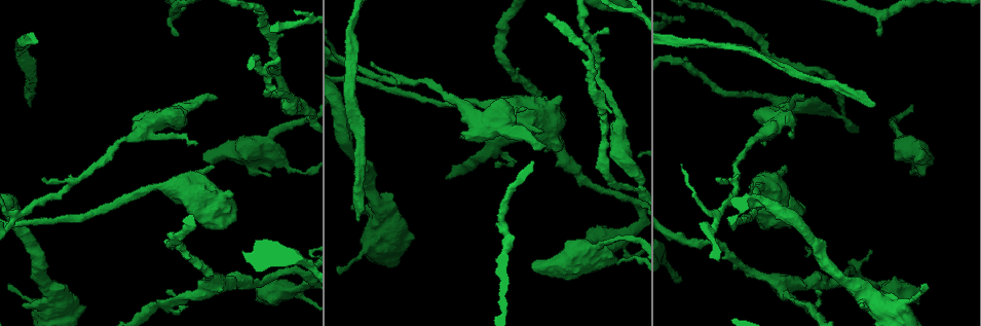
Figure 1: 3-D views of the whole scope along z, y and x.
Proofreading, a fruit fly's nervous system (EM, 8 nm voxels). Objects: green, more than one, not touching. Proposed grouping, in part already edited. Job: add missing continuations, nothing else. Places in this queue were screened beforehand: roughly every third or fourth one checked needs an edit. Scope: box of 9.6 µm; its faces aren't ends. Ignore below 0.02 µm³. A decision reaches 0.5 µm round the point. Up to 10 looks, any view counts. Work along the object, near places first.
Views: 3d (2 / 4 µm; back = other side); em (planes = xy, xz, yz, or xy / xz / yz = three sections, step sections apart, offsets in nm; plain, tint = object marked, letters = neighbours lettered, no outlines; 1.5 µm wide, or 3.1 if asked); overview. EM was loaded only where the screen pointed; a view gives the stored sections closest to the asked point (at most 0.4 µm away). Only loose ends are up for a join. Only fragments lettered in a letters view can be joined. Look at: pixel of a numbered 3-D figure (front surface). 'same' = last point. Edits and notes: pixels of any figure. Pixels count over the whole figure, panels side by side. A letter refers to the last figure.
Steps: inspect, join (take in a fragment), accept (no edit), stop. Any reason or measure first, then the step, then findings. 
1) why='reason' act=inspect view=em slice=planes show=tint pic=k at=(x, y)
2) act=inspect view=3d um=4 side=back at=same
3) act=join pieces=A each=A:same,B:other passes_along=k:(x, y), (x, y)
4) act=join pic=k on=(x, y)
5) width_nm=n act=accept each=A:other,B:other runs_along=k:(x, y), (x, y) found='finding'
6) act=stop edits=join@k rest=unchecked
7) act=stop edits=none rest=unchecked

why='branch stops here' act=inspect view=em slice=yz step=4 show=letters pic=1 at=(880, 35)

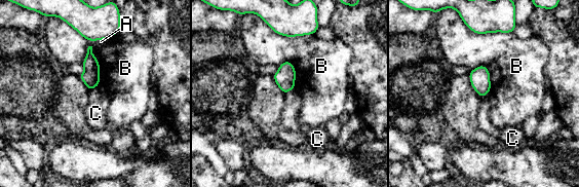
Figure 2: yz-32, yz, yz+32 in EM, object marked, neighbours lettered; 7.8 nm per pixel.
act=inspect view=em slice=planes show=letters at=same

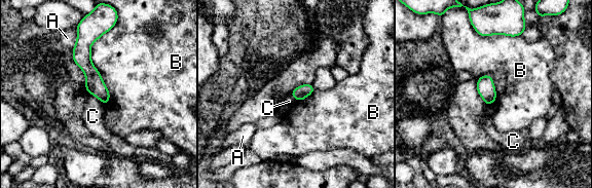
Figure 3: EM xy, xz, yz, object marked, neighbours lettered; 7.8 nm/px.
longest_contact=B:600nm act=accept each=A:other,B:other,C:other found='no lettered fragment goes on from it'

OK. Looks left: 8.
why='free end' act=inspect view=em slice=planes show=tint pic=1 at=(607, 32)

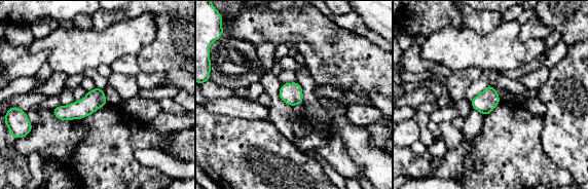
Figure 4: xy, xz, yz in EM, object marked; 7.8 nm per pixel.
act=inspect view=em slice=planes show=letters at=same

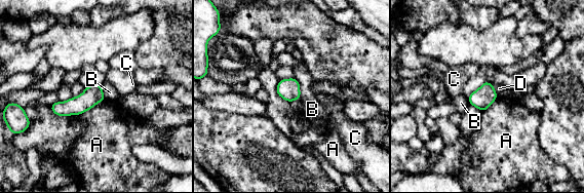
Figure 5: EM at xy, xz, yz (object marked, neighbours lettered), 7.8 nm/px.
act=accept each=A:other,B:other,C:other,D:other runs_along=5:(102, 98), (53, 108) found='none of them fits'

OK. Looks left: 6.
why='an open end' act=inspect view=3d um=4 pic=1 at=(459, 138)

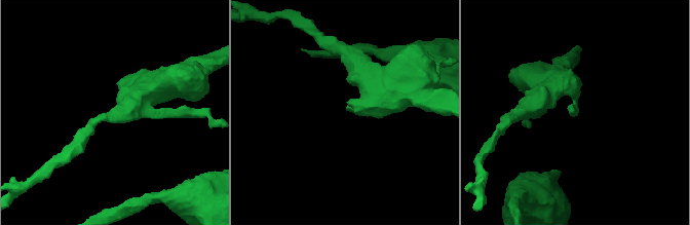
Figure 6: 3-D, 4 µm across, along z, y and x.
act=inspect view=em slice=yz step=8 show=letters pic=6 at=(348, 108)

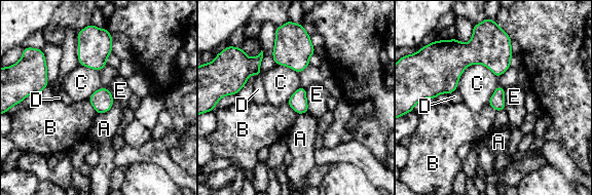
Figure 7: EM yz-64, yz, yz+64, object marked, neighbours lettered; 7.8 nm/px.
why='cut it another way' act=inspect view=em slice=planes show=letters at=same

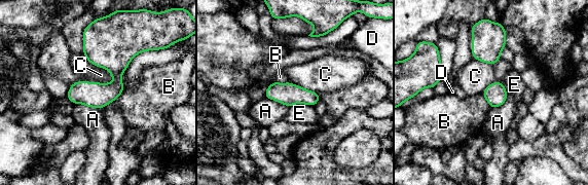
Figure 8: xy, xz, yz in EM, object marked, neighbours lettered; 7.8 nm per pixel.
act=accept each=A:other,B:other,C:other,D:other,E:other border=8:(271, 82), (266, 88) found='none of them fits'

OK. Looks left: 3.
why='branch stops here' act=inspect view=3d um=2 pic=1 at=(203, 158)

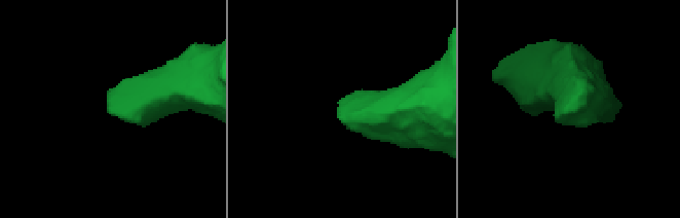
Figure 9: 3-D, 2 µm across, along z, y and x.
why='need the tissue' act=inspect view=em slice=planes show=letters pic=9 at=(109, 106)

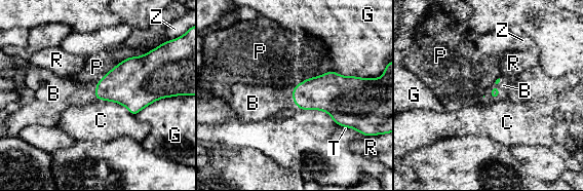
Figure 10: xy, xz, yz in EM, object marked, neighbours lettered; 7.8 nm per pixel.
longest_contact=P:340nm act=join pieces=B each=B:same,C:other,G:other,P:other,R:other,T:other,Z:other found='the cell continues'

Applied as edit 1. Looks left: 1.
act=stop edits=join@10 rest=unchecked

